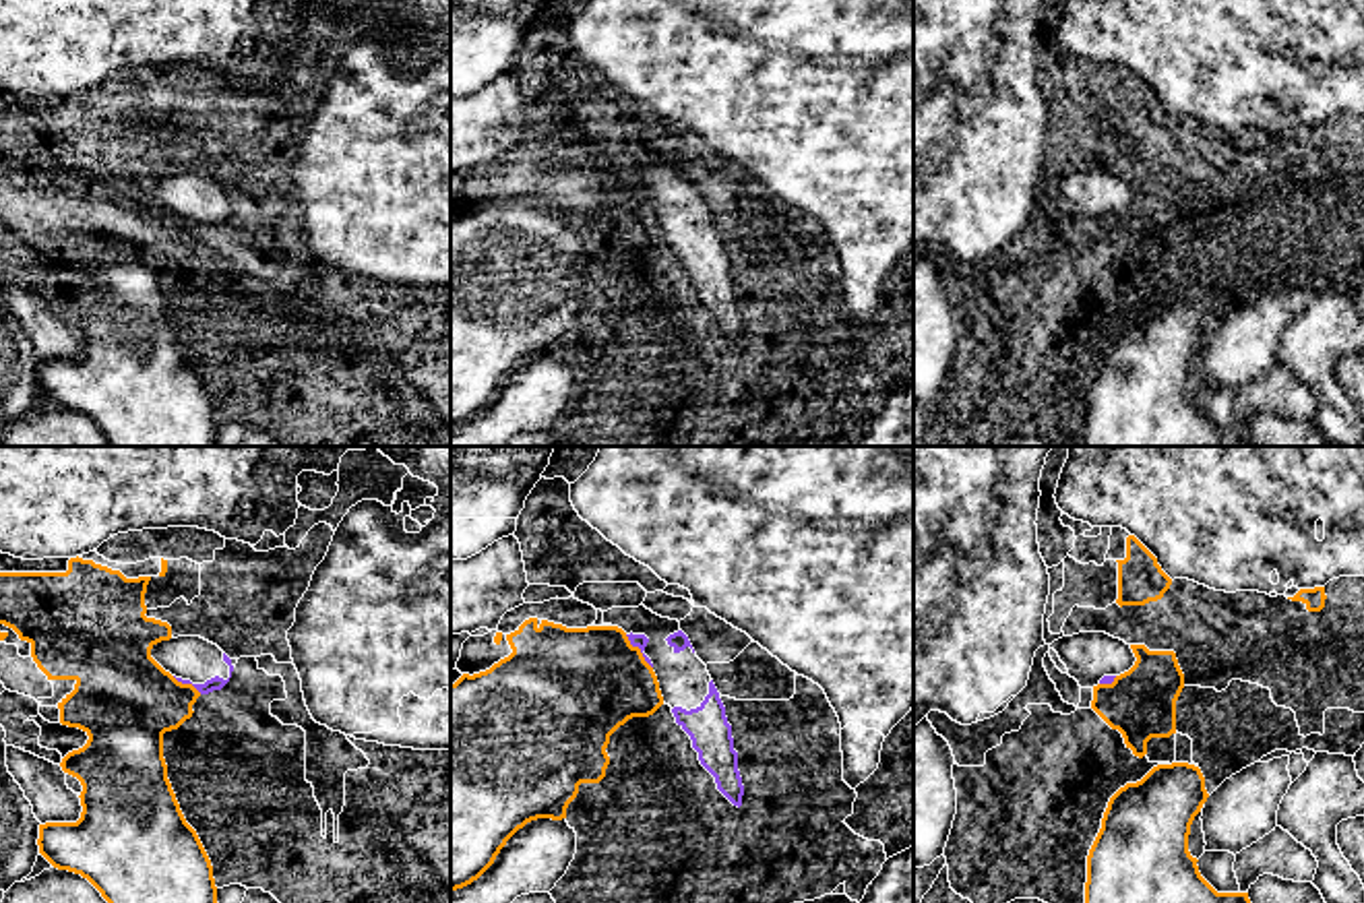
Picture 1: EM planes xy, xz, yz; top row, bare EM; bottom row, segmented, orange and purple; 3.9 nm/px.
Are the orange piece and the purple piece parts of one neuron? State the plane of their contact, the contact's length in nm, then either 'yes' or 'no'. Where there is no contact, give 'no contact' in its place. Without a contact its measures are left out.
xz | 170 nm | no

